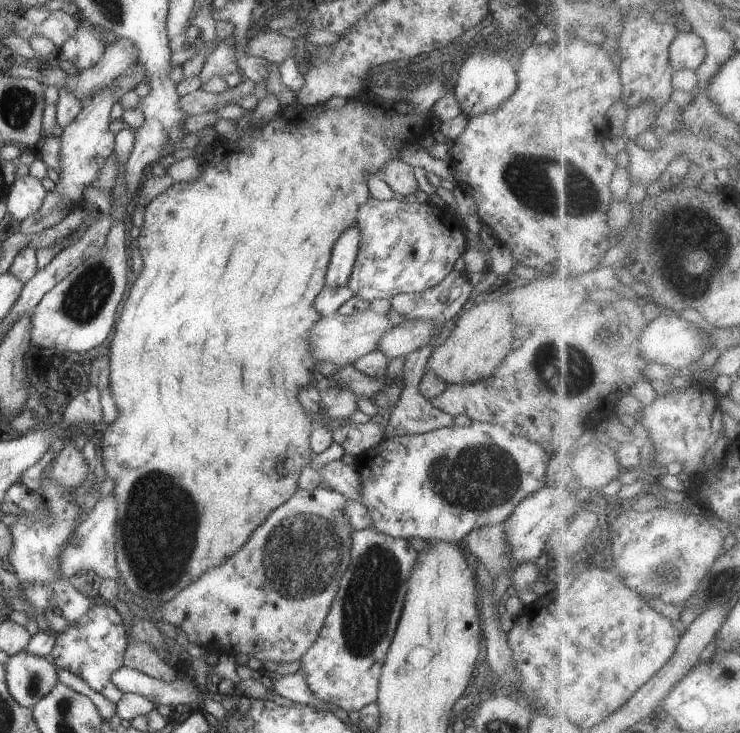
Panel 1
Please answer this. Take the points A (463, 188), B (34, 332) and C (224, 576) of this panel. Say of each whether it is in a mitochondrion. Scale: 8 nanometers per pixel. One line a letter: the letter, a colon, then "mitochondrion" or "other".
A: other
B: other
C: other

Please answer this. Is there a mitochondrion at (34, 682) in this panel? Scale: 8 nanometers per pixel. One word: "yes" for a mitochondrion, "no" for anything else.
yes

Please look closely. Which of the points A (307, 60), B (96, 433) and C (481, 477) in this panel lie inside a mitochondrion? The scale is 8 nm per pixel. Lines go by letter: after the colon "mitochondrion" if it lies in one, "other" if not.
A: other
B: other
C: mitochondrion

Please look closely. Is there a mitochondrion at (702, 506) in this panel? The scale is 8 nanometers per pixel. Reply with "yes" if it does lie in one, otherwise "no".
no

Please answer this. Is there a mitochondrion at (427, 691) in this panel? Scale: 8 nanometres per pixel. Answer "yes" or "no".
no

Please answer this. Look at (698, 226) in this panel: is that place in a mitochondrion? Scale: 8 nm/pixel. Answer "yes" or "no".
yes

